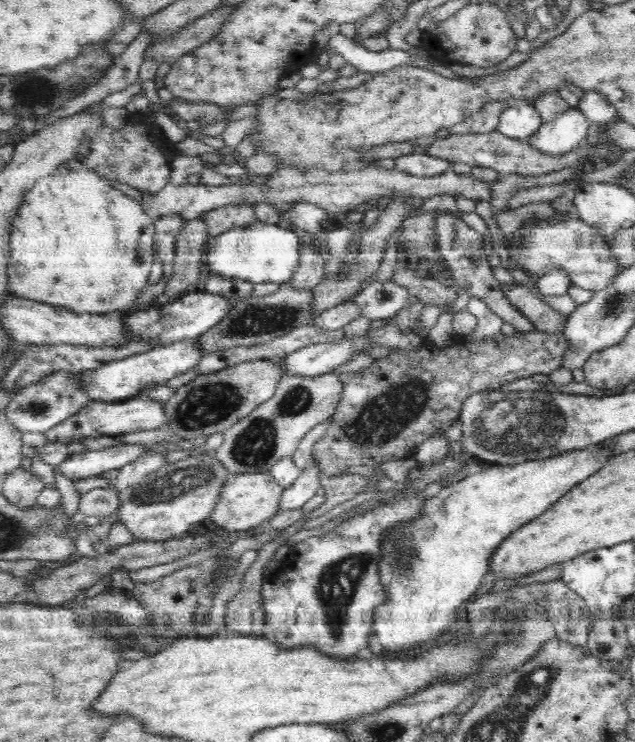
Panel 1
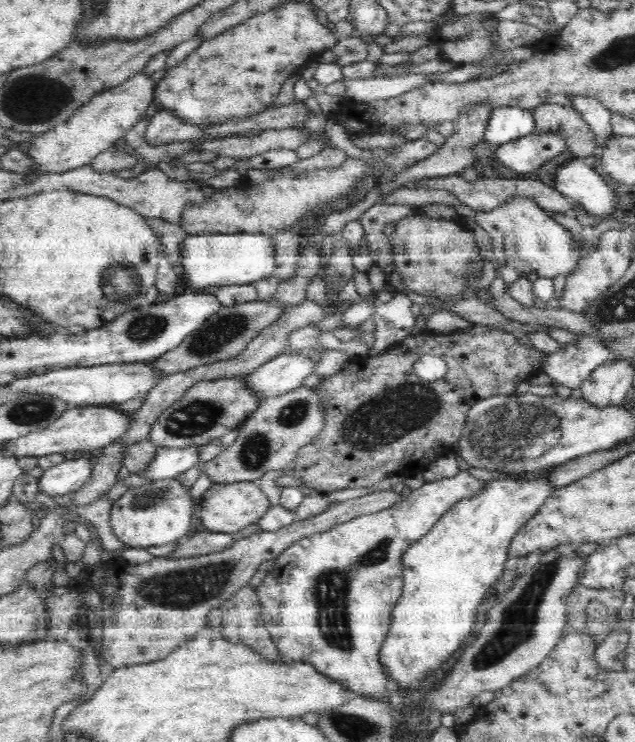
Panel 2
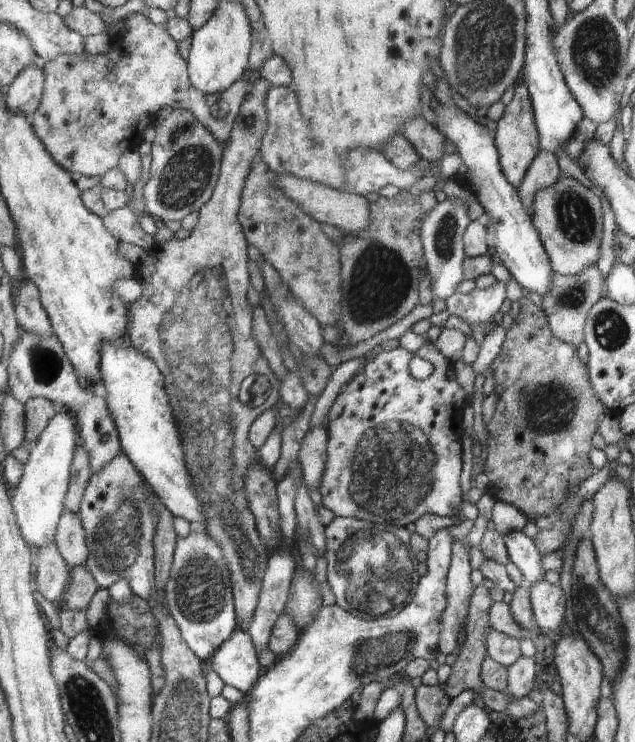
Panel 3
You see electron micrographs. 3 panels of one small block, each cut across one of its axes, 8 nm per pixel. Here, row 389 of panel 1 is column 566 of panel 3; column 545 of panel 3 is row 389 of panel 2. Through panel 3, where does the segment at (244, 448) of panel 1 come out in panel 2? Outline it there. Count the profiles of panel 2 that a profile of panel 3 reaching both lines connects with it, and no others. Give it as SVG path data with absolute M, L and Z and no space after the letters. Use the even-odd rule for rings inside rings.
M296 388L285 396L266 398L254 410L253 416L241 426L231 446L217 458L201 464L201 473L213 483L258 482L271 470L285 470L299 448L305 447L323 429L324 416L315 388Z

